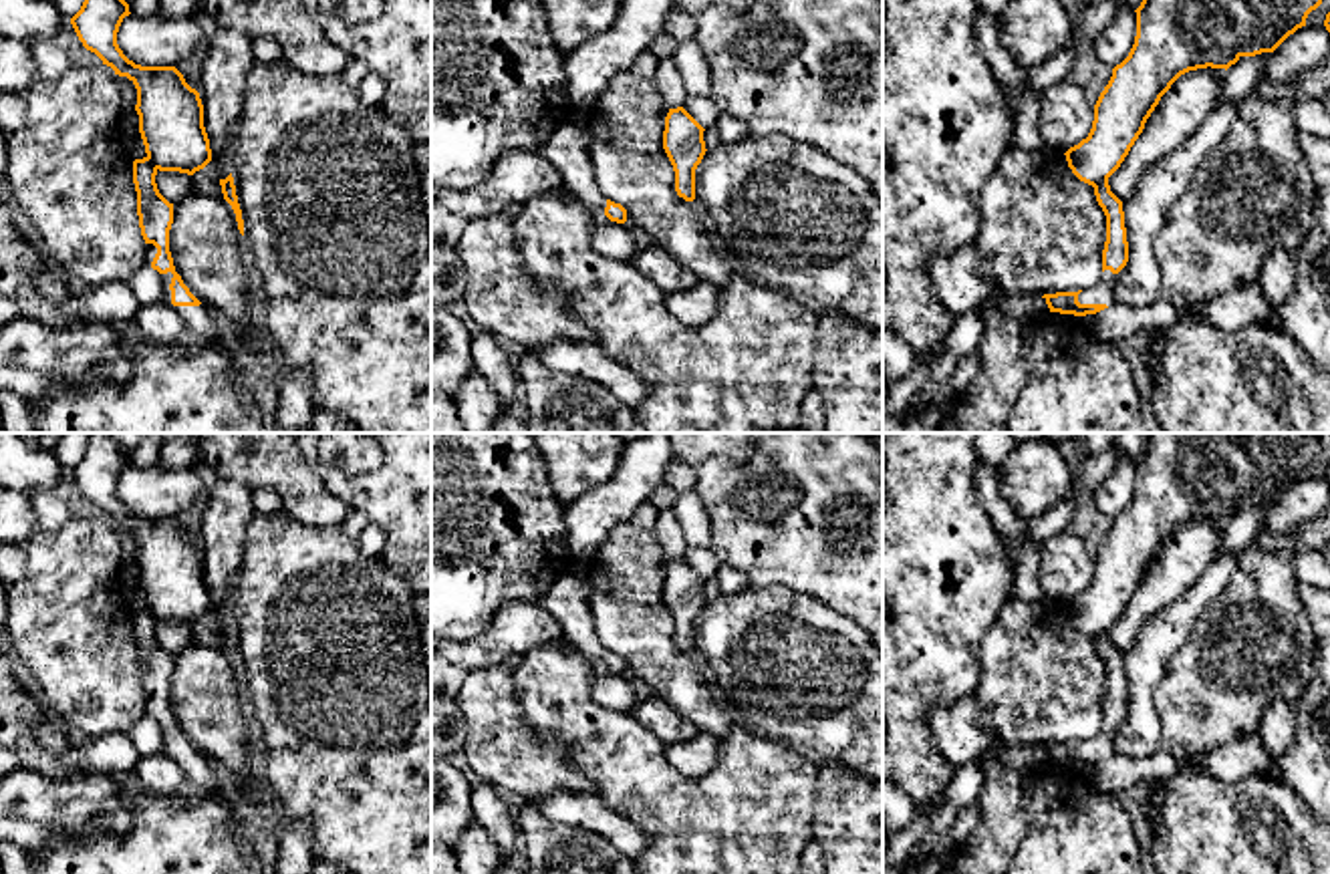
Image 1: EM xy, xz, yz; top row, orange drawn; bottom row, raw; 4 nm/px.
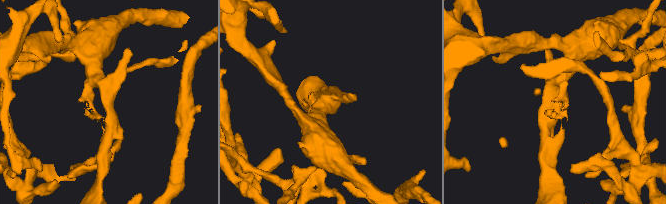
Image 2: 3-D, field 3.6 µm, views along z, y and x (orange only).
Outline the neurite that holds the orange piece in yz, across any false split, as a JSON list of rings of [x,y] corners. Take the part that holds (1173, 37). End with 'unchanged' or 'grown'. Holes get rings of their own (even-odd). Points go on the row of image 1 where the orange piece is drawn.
[[[1143,0],[1137,12],[1137,36],[1128,56],[1112,68],[1112,77],[1094,105],[1094,121],[1086,139],[1064,155],[1072,173],[1094,187],[1106,215],[1102,278],[1078,292],[1044,294],[1050,312],[1086,316],[1112,304],[1116,274],[1128,262],[1122,201],[1110,191],[1108,177],[1120,167],[1145,129],[1161,97],[1185,72],[1197,68],[1229,68],[1241,56],[1274,52],[1290,34],[1306,26],[1306,18],[1322,0]]] | grown

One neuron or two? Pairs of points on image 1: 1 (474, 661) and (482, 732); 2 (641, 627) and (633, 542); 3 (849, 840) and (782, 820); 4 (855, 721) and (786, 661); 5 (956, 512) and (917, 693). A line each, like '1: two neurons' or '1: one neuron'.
1: two neurons
2: one neuron
3: two neurons
4: one neuron
5: one neuron

